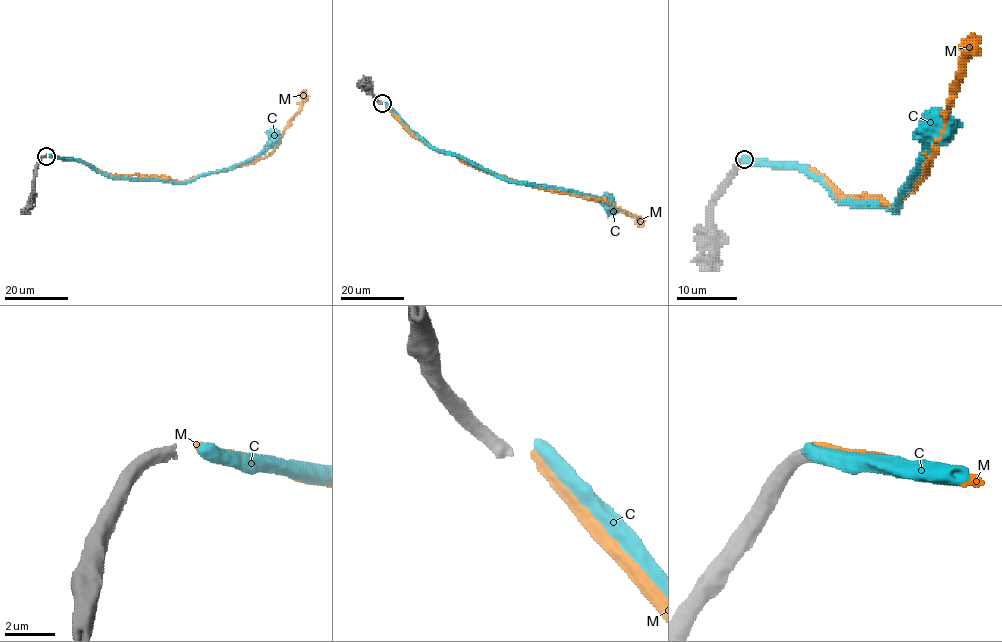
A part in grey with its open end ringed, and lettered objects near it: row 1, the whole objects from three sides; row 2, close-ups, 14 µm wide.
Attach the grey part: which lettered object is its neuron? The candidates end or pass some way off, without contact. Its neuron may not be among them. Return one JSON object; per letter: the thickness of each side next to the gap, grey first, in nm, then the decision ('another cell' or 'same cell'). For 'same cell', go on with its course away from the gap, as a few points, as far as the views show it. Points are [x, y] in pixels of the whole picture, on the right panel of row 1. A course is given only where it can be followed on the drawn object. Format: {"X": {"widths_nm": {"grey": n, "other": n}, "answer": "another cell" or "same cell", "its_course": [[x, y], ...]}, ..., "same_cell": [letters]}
{"C": {"widths_nm": {"grey": 500, "other": 550}, "answer": "same cell", "its_course": [[745, 160], [793, 164], [812, 175], [838, 200], [869, 202], [890, 209], [910, 187], [922, 155], [953, 122]]}, "M": {"widths_nm": {"grey": 500, "other": 360}, "answer": "another cell"}, "same_cell": ["C"]}

